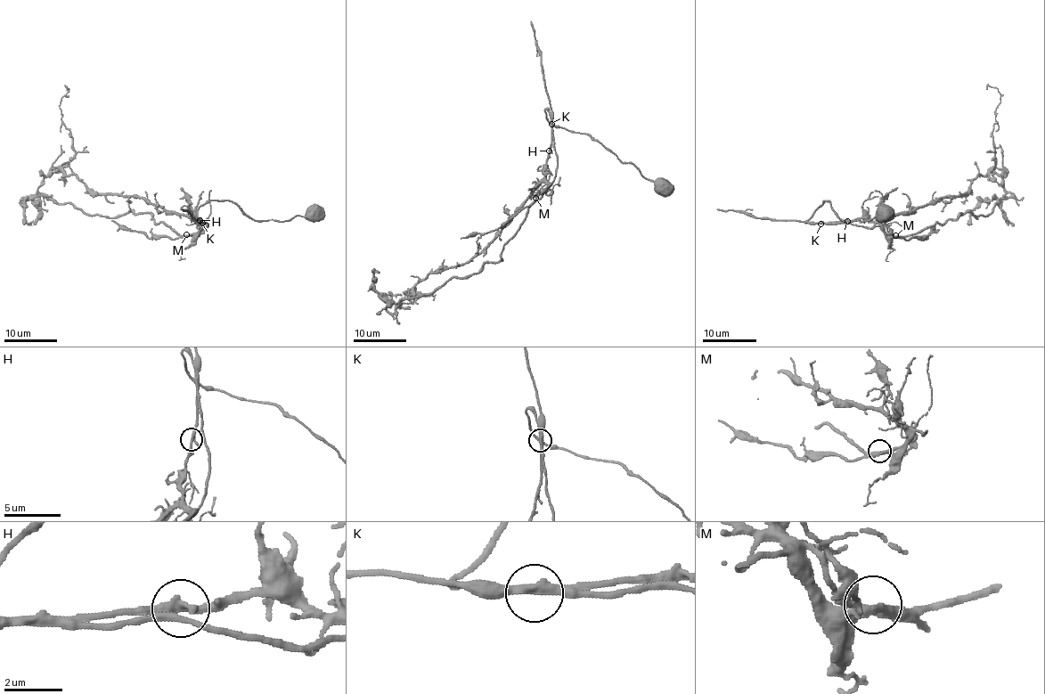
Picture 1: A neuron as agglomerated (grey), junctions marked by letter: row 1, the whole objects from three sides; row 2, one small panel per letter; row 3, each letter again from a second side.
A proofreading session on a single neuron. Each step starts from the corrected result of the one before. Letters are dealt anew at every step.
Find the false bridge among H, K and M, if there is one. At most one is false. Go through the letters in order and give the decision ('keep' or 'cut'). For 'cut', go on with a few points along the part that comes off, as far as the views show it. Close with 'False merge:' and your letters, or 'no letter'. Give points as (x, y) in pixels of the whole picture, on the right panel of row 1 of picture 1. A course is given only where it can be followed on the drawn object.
H: keep
K: keep
M: keep
False merge: no letter

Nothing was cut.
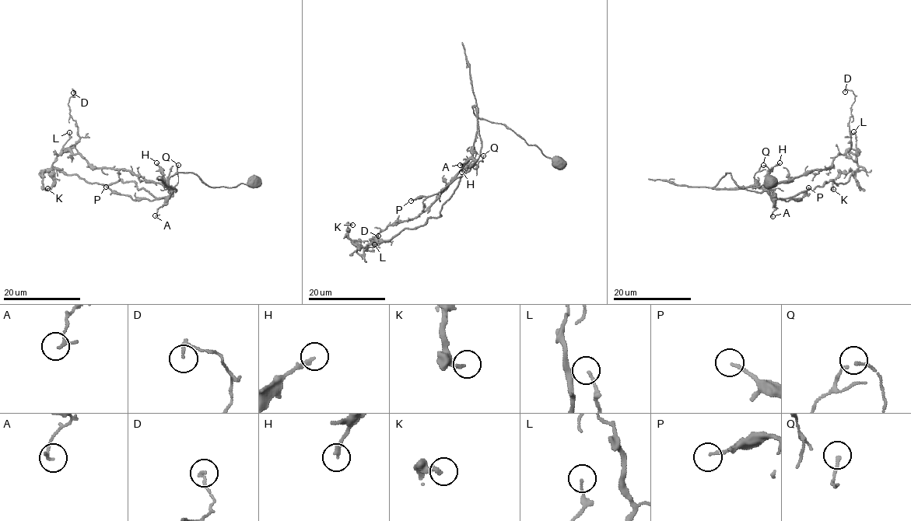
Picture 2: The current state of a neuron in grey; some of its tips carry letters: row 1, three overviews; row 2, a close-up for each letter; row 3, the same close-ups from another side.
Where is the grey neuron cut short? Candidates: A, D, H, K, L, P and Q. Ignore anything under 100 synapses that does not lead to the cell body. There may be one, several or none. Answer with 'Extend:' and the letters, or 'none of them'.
Extend: none of them

